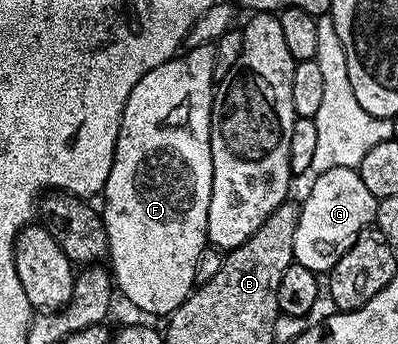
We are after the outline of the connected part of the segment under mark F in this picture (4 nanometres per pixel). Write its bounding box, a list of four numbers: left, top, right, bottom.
[101,44,215,317]

